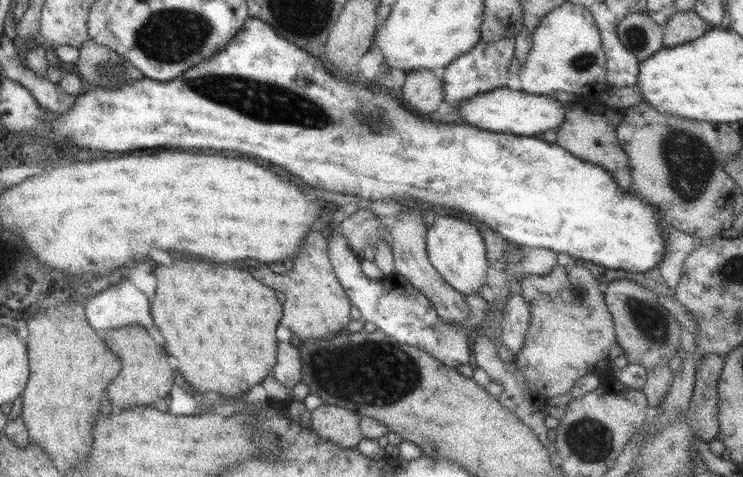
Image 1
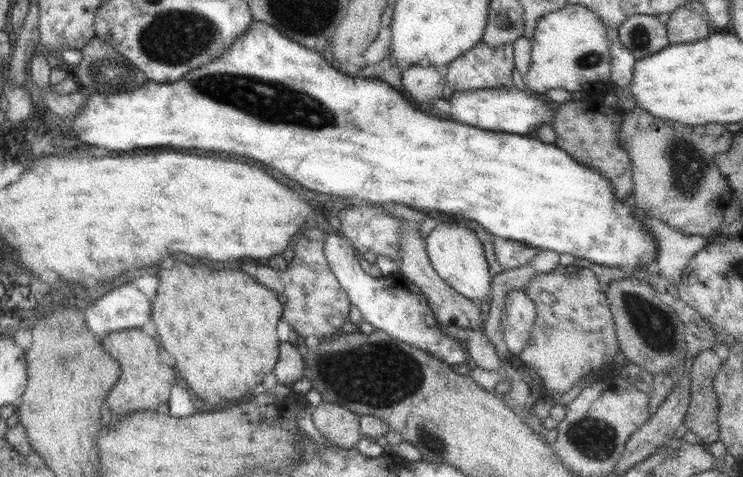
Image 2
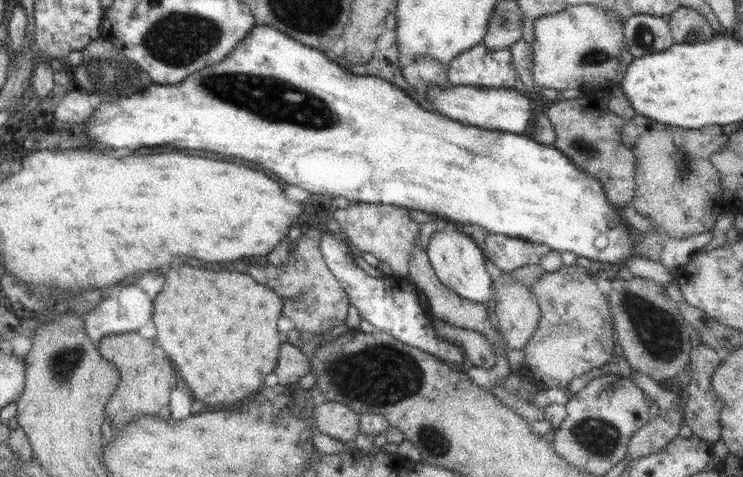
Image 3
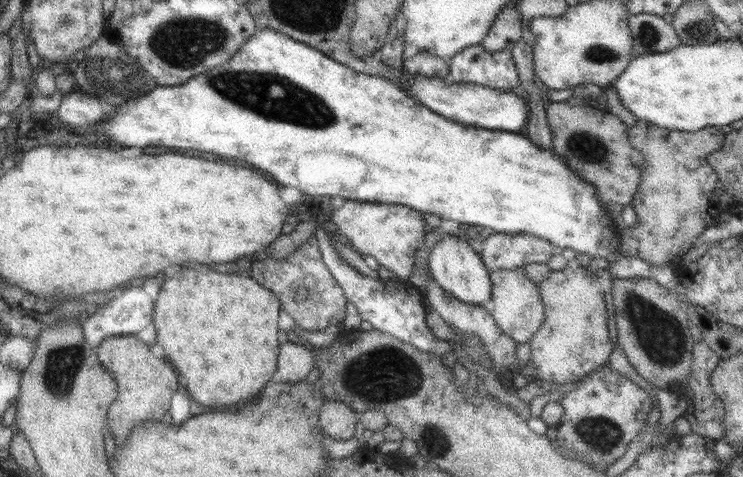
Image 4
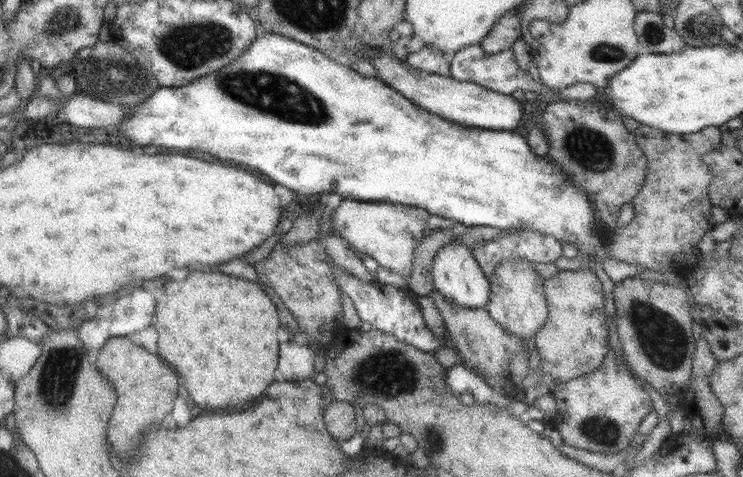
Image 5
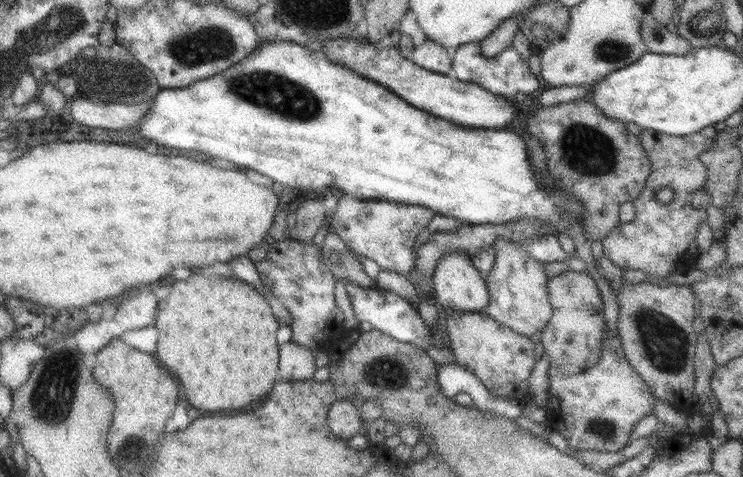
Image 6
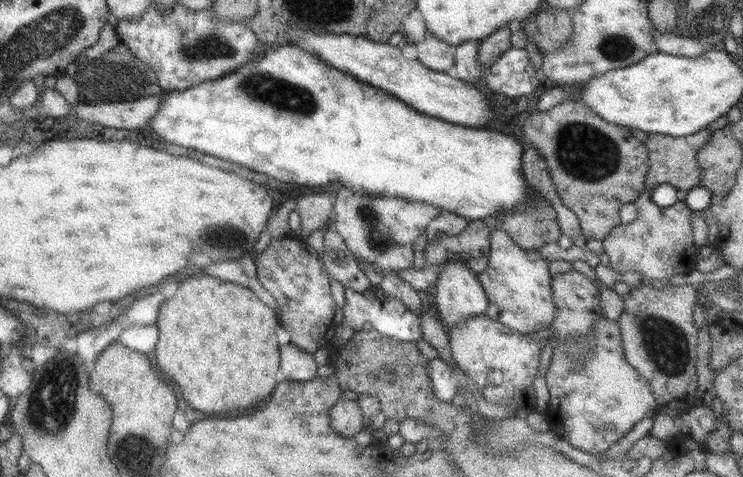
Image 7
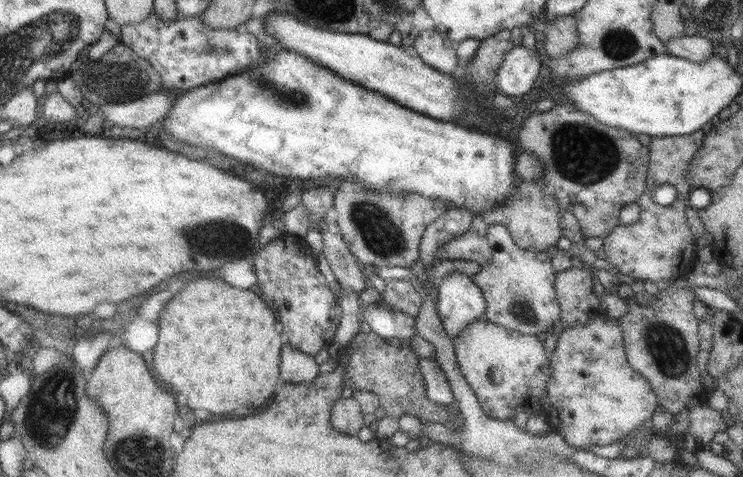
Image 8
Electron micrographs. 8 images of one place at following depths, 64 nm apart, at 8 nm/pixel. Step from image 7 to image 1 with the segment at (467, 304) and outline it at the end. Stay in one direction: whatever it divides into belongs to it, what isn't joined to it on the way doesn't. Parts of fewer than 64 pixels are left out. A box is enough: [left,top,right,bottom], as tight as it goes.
[426,216,486,295]

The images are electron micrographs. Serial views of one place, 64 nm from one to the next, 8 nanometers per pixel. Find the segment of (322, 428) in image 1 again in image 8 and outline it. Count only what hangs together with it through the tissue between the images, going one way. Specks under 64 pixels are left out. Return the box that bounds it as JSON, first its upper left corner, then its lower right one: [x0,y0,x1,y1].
[330,396,364,436]

